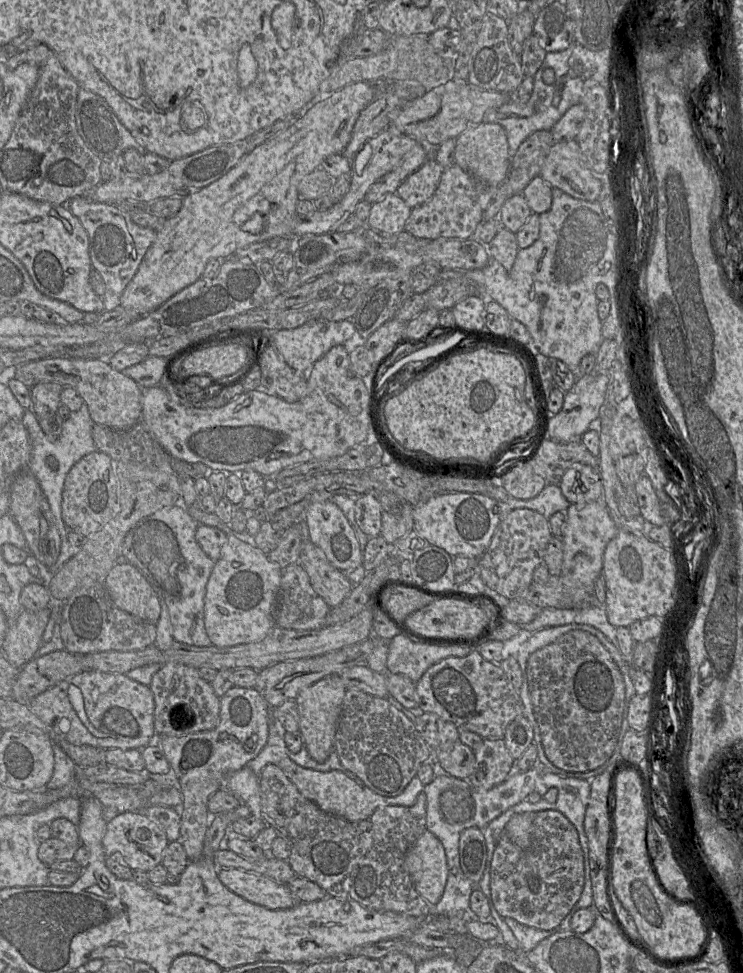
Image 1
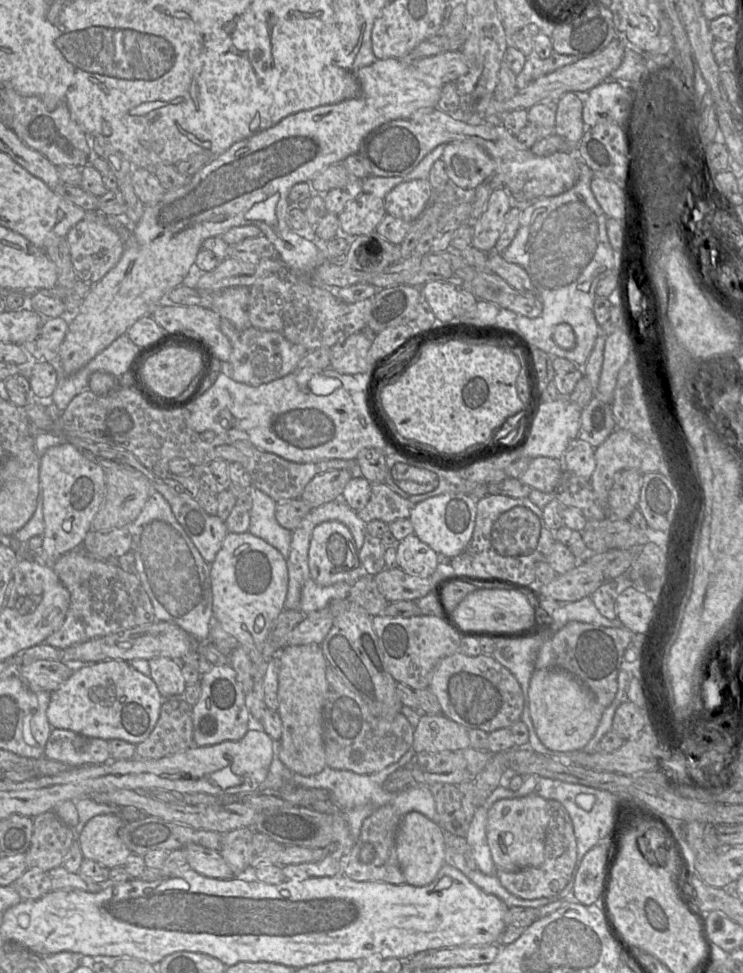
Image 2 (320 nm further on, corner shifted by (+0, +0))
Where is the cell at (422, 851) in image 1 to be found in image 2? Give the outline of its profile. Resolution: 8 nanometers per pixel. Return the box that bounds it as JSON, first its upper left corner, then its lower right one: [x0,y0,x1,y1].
[396,812,446,887]

